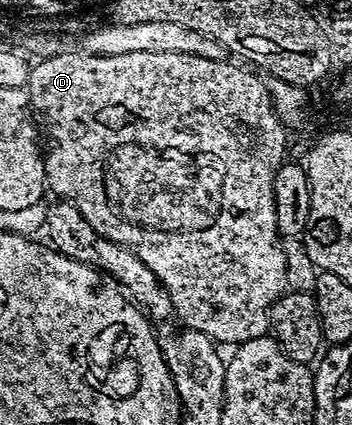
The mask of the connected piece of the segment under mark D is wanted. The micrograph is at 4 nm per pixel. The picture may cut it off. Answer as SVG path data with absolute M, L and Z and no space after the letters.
M62 50L56 56L45 56L37 59L35 63L28 69L28 86L26 91L33 113L40 120L41 118L44 119L45 128L43 126L42 132L45 137L48 135L48 142L46 138L44 166L47 176L47 187L50 189L51 194L53 192L53 197L69 200L80 211L82 218L86 218L86 222L90 222L90 226L94 226L94 230L98 230L98 234L110 238L110 242L118 242L122 246L126 246L134 254L138 254L138 258L142 258L142 262L146 262L146 266L150 266L150 270L154 270L154 274L160 279L162 286L166 286L166 290L170 294L170 302L174 302L176 318L183 327L198 330L202 334L211 336L217 342L225 340L226 343L232 344L231 346L245 344L250 338L269 335L268 311L274 306L274 302L278 297L284 295L288 287L288 283L286 282L286 254L284 253L284 245L280 231L278 230L276 211L274 210L274 178L281 164L285 163L284 147L288 144L288 136L284 133L287 132L285 125L281 124L280 120L276 117L272 99L268 93L267 83L263 79L260 81L259 78L261 79L261 77L251 67L243 66L244 68L239 68L238 65L232 64L233 61L231 59L215 60L214 58L202 58L194 54L162 54L161 52L150 54L149 51L142 50L141 52L110 54L109 56L89 56L88 53L79 50L73 50L73 52Z

